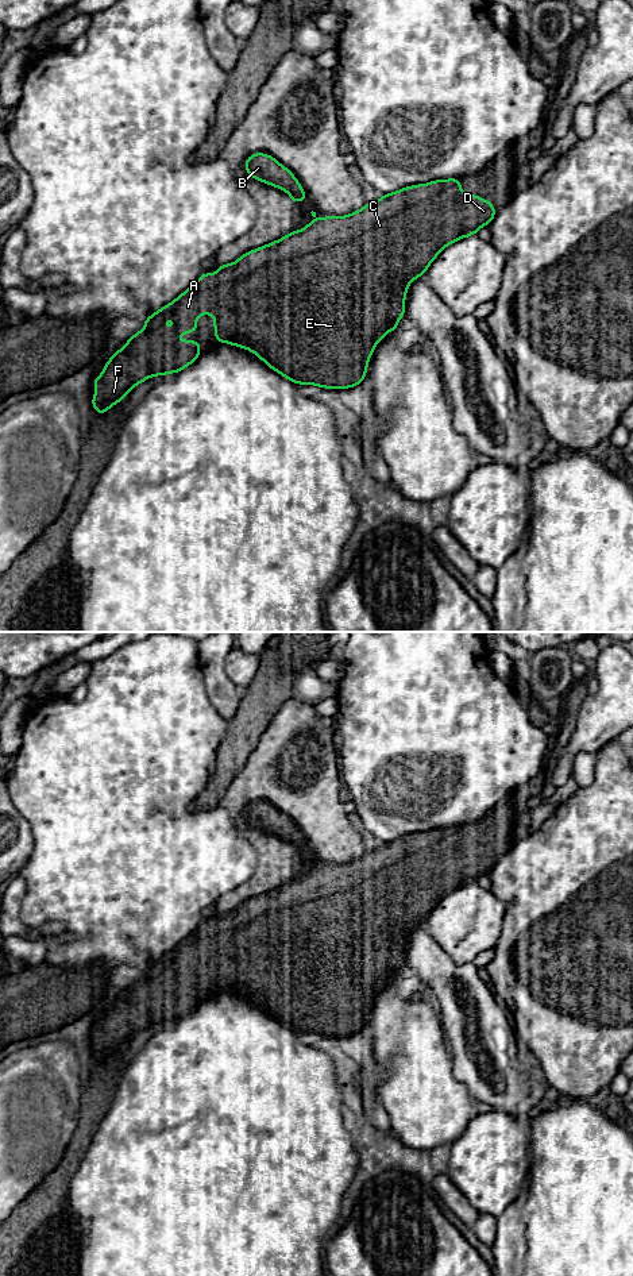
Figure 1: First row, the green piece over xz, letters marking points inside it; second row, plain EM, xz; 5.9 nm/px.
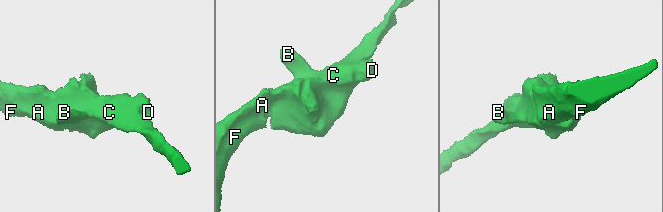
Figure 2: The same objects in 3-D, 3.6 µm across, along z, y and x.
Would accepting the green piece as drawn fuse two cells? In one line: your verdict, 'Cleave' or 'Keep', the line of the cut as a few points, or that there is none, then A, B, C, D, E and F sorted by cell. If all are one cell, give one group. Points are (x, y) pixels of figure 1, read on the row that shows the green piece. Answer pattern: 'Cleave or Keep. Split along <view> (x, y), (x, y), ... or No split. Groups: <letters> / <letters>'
Keep. No split. Groups: A B C D E F

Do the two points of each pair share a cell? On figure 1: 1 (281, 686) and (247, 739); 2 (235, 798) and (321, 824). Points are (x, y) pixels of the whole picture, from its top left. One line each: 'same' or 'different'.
1: same
2: same

